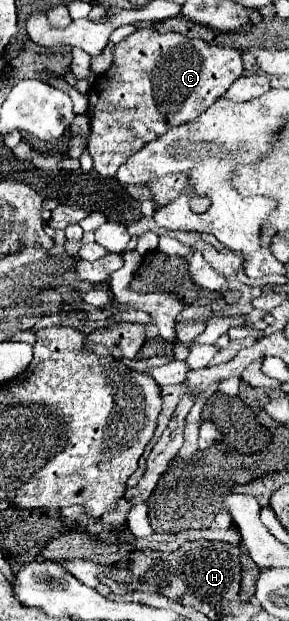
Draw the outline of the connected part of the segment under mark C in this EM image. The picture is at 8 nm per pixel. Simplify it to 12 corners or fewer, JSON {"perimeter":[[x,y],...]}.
{"perimeter":[[134,30],[88,94],[94,170],[196,120],[240,52]]}

